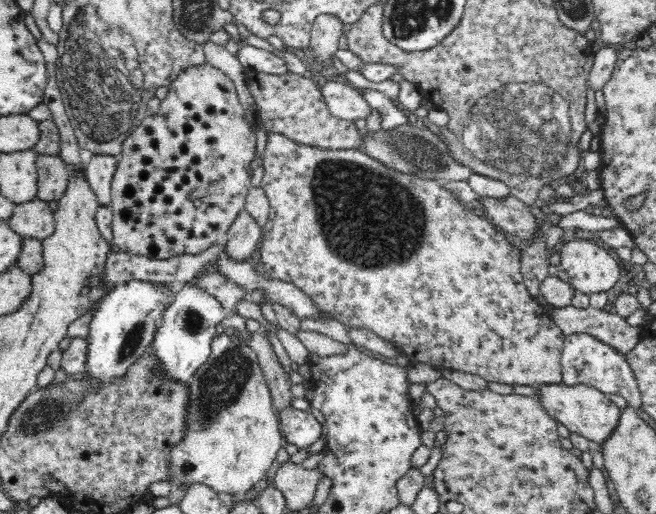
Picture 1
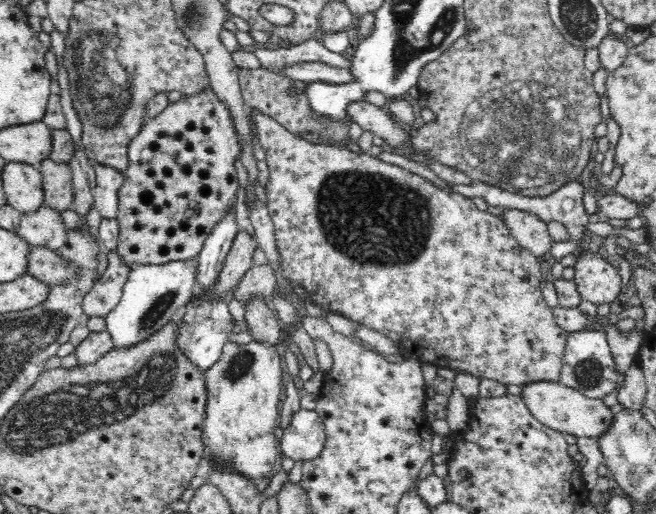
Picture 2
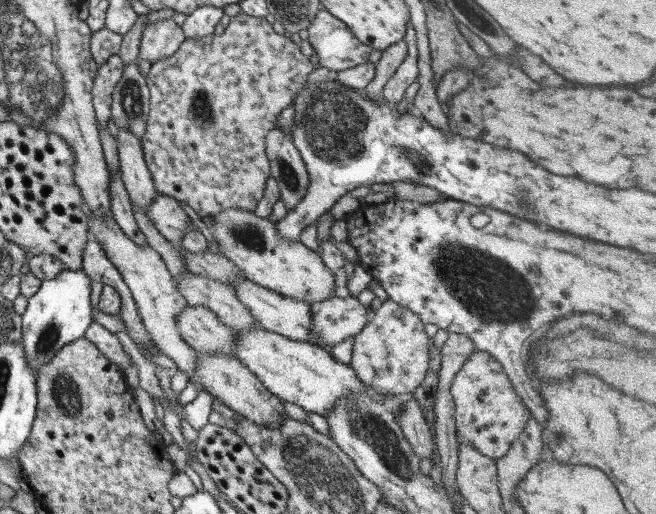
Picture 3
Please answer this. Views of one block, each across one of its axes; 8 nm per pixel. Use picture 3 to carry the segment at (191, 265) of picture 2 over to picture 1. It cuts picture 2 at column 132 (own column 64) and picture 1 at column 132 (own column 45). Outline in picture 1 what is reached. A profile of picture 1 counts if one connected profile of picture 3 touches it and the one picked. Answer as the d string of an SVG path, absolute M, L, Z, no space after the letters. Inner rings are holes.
M131 280L127 283L117 284L102 302L95 308L95 318L90 324L88 332L88 370L96 379L107 383L113 376L123 375L123 372L154 342L156 330L162 321L166 308L172 304L178 291L178 285L173 283L157 283L148 280Z

